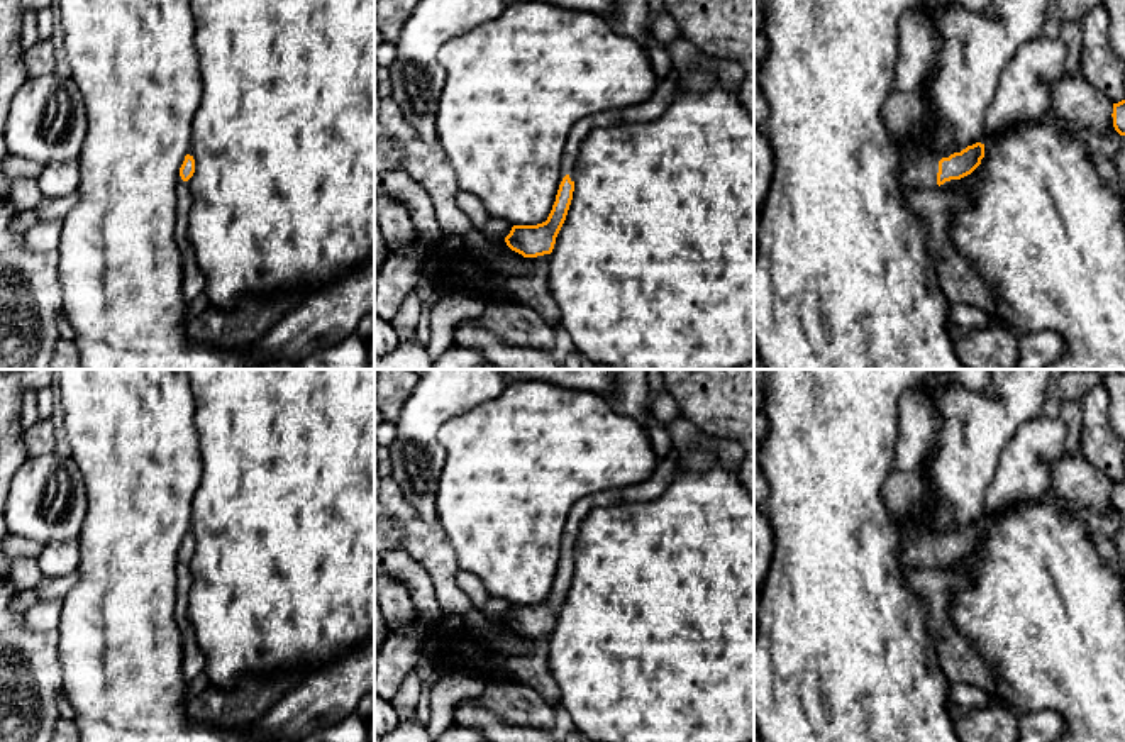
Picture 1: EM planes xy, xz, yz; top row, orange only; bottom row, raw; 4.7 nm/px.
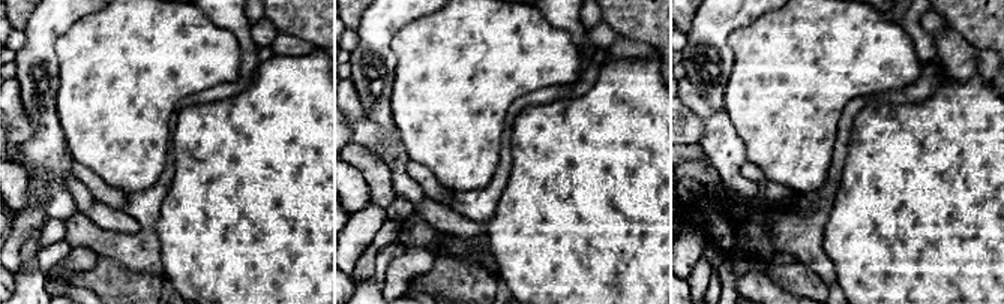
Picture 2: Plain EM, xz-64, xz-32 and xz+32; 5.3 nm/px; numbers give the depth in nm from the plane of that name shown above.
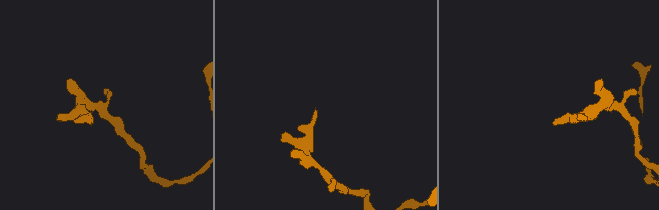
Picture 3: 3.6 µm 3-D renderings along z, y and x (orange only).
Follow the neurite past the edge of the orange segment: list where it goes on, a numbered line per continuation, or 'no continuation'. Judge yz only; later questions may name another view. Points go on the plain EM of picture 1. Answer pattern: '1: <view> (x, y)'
1: yz (920, 551)

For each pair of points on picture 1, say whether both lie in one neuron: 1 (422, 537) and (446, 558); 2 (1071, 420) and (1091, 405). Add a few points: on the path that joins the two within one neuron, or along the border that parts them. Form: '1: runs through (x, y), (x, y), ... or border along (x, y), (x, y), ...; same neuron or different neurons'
1: runs through (427, 542), (441, 556); same neuron
2: border along (1081, 404), (1078, 449); different neurons

